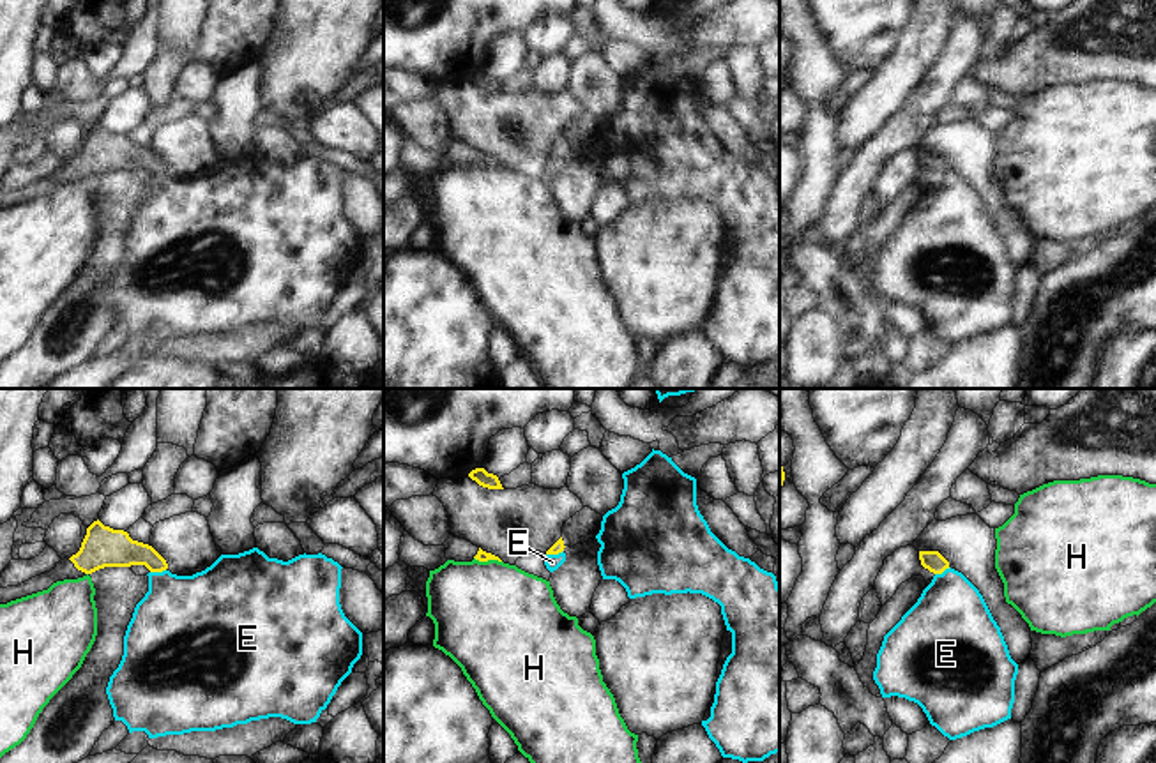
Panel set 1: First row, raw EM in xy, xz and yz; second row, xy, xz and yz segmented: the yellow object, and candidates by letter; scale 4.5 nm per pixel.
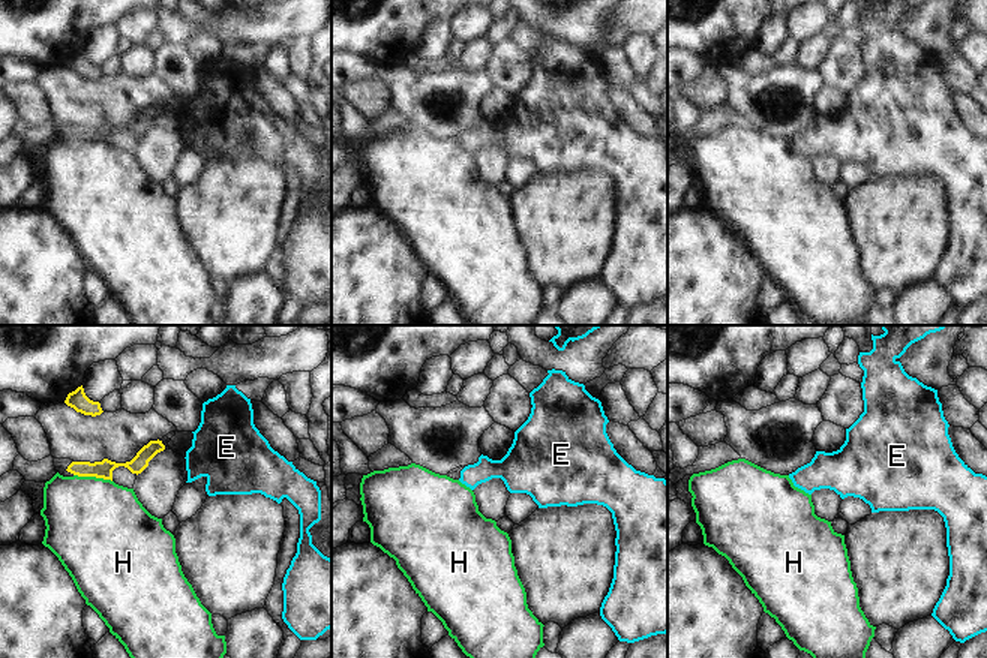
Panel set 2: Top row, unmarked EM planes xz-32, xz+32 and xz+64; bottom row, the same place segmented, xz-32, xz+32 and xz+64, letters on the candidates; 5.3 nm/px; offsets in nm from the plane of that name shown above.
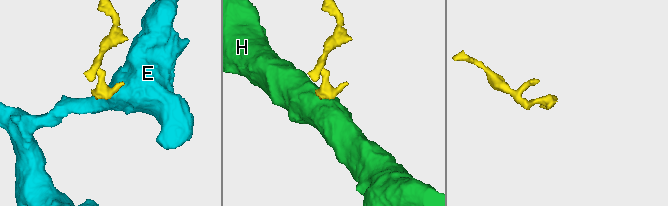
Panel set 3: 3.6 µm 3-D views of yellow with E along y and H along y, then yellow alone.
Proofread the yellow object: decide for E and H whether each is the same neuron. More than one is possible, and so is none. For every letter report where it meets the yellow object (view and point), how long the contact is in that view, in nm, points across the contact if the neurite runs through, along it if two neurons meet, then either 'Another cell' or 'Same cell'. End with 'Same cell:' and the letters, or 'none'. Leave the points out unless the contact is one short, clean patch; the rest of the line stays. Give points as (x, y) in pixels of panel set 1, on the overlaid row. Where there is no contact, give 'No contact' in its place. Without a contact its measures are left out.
E: Touches yellow at xy (158, 571). Shared border 70 nm. Boundary: xy (165, 569), (151, 573). Another cell
H: Touches yellow at xz (488, 559). Shared border 130 nm. Boundary: xz (474, 557), (501, 562). Another cell
Same cell: none

